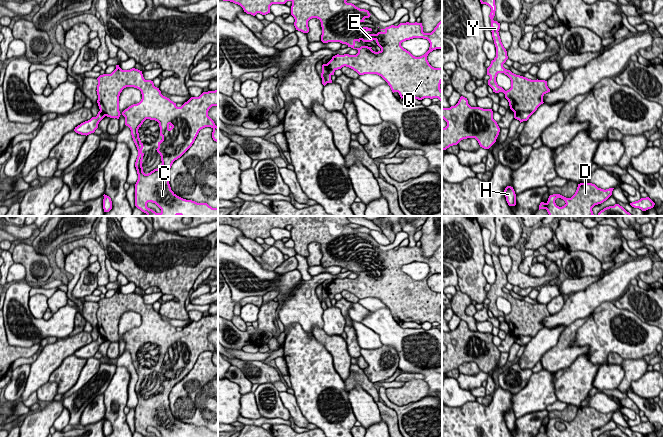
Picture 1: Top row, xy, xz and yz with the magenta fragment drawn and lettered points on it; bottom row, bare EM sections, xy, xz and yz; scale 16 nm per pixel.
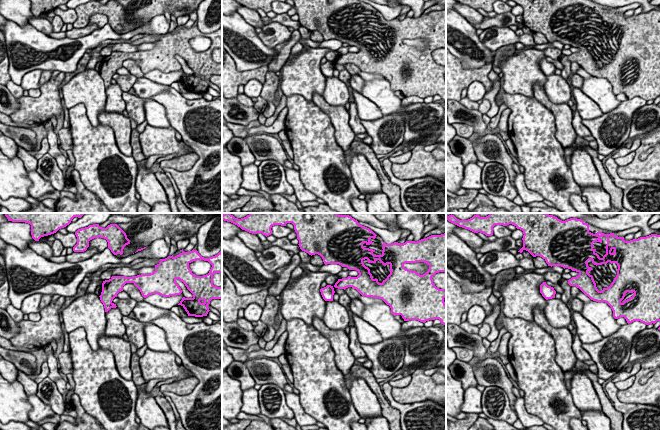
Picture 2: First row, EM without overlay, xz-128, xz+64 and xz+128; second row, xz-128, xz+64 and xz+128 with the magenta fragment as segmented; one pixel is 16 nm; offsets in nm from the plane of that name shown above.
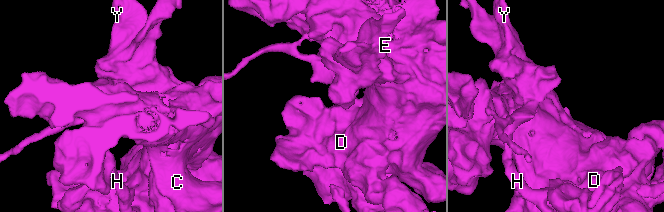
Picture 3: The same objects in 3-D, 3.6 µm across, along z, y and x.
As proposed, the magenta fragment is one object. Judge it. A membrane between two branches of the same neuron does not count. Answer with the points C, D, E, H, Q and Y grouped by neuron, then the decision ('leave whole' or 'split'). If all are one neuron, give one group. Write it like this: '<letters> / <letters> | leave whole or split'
C D E Q Y / H | split

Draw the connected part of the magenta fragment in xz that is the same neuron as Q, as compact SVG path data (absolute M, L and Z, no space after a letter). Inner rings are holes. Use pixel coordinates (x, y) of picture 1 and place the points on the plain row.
M218 216L218 224L230 225L235 228L238 228L243 232L244 236L253 240L255 240L257 237L260 237L262 239L270 237L270 230L272 228L285 228L287 225L291 225L291 239L295 243L294 250L296 254L301 255L303 257L309 256L308 245L310 243L319 243L322 251L321 265L323 267L340 266L342 268L346 268L348 271L358 274L358 277L356 279L337 278L333 280L332 283L326 288L328 292L328 298L330 300L334 299L334 296L336 294L346 290L356 295L359 299L377 298L381 300L388 307L393 317L399 317L401 323L415 322L418 324L422 324L424 322L438 322L440 325L442 325L442 314L440 313L440 308L442 306L442 292L432 291L427 284L427 280L430 276L436 273L442 274L442 244L437 248L437 250L431 257L423 256L422 247L406 246L400 247L398 250L391 249L389 251L386 251L385 253L381 253L382 255L378 256L377 258L367 258L366 256L372 255L372 253L368 251L361 252L358 248L360 246L365 246L364 243L369 242L371 238L368 234L360 233L352 227L347 227L346 225L349 223L350 222L347 219L347 216L243 216L238 220L234 220L230 216ZM413 262L423 262L429 265L429 274L424 279L420 281L415 281L401 270L402 266ZM361 264L363 266L371 266L375 264L377 269L381 272L381 274L375 276L371 273L372 271L368 270L361 270L360 272L355 272L355 266L360 266Z

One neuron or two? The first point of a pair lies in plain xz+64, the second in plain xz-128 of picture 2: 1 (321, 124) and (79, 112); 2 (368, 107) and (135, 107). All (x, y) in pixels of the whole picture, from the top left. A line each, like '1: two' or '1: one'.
1: one
2: two

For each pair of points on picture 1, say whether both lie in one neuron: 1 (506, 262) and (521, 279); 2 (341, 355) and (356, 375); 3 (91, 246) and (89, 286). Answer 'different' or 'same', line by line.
1: different
2: different
3: different

